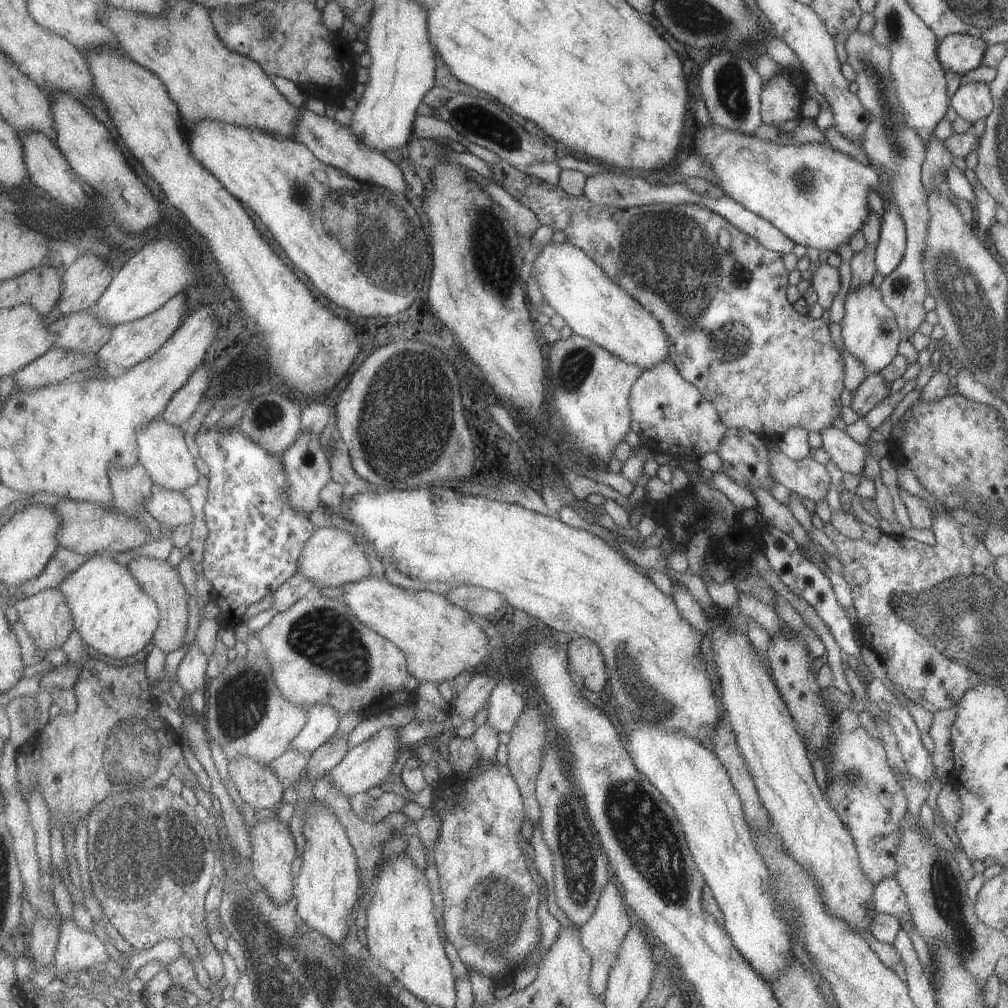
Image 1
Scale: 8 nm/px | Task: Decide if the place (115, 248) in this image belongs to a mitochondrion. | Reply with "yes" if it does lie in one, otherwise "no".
no

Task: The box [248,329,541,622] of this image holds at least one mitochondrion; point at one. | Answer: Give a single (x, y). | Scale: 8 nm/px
(388, 416)

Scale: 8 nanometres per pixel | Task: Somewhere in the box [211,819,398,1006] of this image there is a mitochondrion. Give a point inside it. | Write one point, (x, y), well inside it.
(314, 965)

